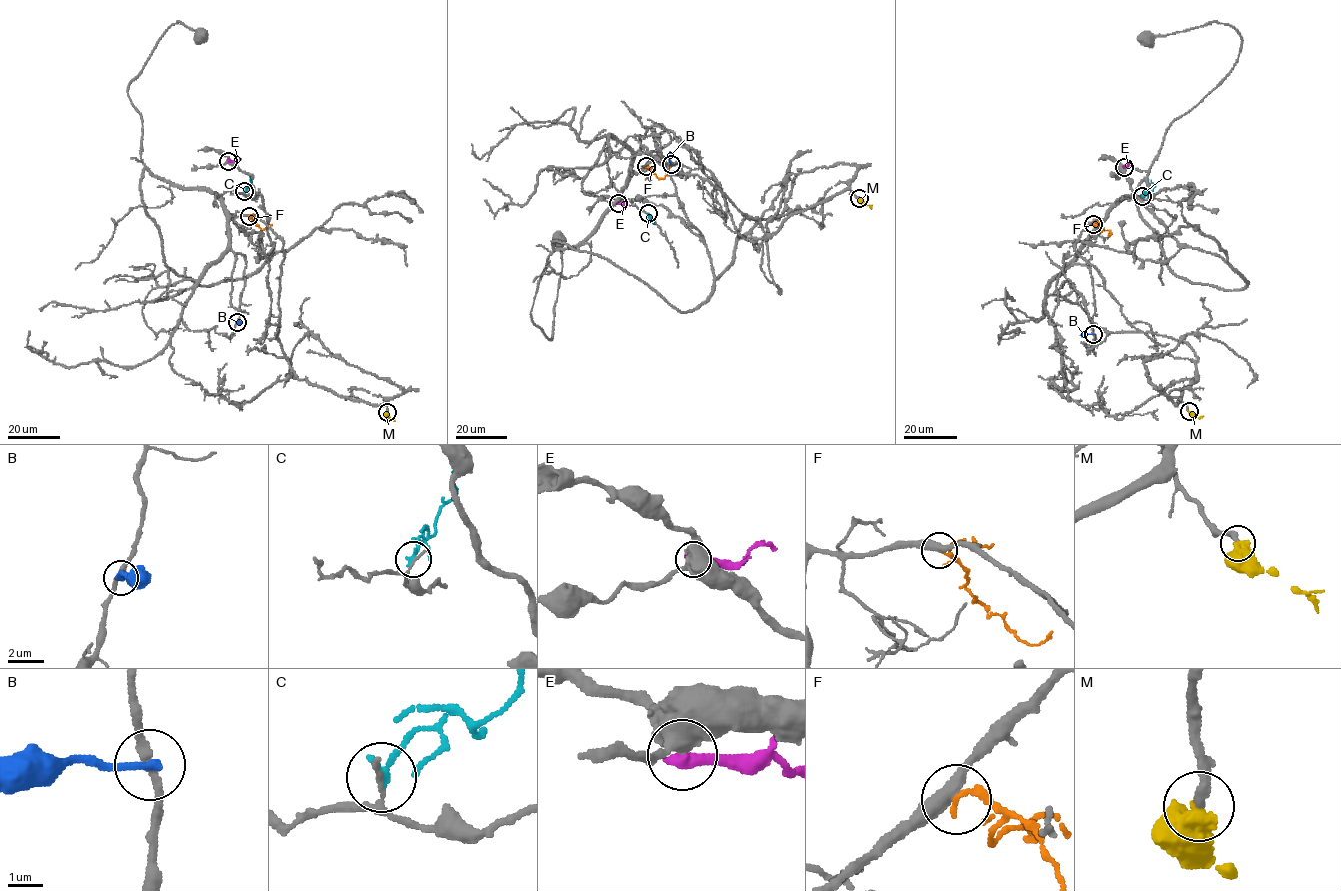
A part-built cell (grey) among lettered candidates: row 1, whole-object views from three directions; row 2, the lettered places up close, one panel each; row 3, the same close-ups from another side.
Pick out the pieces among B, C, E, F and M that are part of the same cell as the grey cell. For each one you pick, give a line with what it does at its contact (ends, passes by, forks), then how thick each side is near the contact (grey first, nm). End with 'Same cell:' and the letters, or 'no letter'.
M: it ends there; 240 nm thick on the grey side, 500 nm on the other
Same cell: M

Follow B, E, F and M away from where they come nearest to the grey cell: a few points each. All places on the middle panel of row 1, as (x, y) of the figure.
B: (671, 164), (670, 152)
E: (618, 204), (630, 206)
F: (645, 166), (658, 178), (663, 179), (671, 165)
M: (859, 198), (871, 208)

